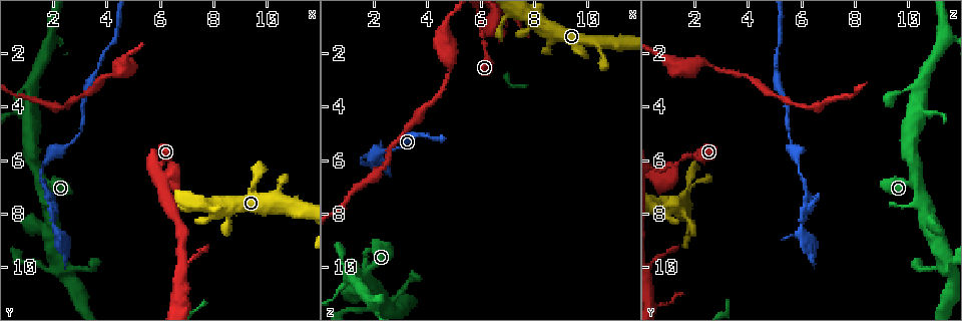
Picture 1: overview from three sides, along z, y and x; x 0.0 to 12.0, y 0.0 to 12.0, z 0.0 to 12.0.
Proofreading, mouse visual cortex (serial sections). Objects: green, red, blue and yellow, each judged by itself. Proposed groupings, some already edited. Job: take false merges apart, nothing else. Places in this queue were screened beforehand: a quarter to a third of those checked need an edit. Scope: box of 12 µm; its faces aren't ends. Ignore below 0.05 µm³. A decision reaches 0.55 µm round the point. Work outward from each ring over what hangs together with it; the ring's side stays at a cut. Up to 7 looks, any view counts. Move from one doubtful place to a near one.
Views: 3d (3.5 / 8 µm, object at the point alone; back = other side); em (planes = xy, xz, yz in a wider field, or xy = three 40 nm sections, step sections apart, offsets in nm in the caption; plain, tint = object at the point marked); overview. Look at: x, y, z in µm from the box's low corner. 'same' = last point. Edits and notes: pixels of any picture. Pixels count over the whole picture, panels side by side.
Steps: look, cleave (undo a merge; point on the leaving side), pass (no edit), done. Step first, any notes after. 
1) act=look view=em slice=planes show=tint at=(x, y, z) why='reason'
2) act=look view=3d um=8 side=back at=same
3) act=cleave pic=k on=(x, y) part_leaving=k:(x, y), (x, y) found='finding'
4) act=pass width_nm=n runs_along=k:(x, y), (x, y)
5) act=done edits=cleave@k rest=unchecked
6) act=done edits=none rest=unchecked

act=look view=3d um=3.5 at=(2.1, 8.4, 6.0) why='a narrow waist'

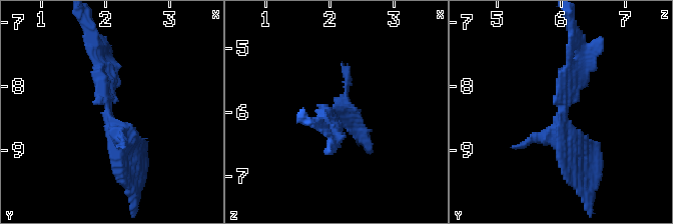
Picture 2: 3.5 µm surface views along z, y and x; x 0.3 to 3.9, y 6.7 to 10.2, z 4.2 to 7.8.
act=look view=em slice=planes show=tint at=(2.05, 8.45, 6.00) why='need the tissue'

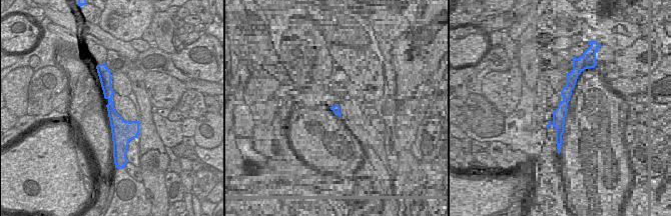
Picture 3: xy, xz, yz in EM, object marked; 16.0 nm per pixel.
act=cleave pic=2 on=(364, 134) part_leaving=2:(342, 110), (370, 149) found='a second cell is stuck on'

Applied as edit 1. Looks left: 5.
act=look view=3d um=3.5 at=(0.9, 4.2, 10.6) why='three arms meet'

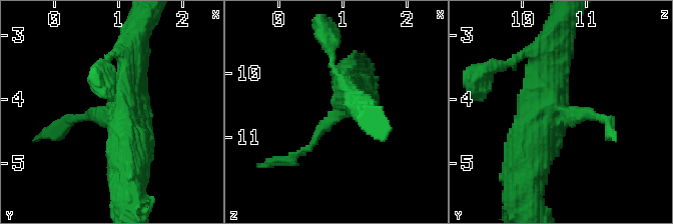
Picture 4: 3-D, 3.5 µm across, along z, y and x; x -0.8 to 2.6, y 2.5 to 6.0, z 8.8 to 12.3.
act=look view=em slice=xy step=5 show=tint at=(0.85, 4.20, 10.70) arms=3 arm_widths_nm=100,400,600 why='shape alone is not enough'

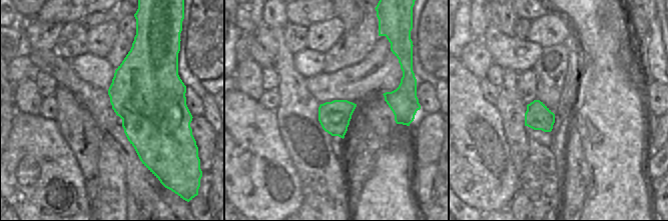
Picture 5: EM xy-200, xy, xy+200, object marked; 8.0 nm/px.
act=pass runs_along=4:(351, 80), (345, 108), (289, 159) found='one cell here'

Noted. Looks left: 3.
act=look view=3d um=3.5 at=(2.4, 10.1, 11.3) why='small branch off a trunk'

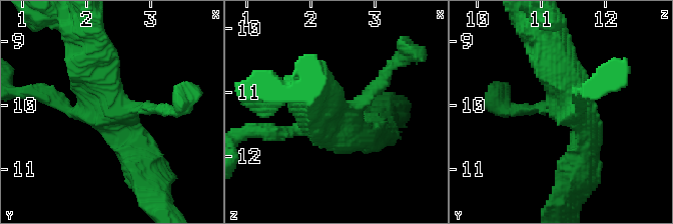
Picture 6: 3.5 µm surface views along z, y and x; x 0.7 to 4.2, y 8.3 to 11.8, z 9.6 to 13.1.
act=look view=em slice=xy step=2 show=tint at=(2.40, 10.10, 11.35) arms=4 arm_widths_nm=200,200,450,500

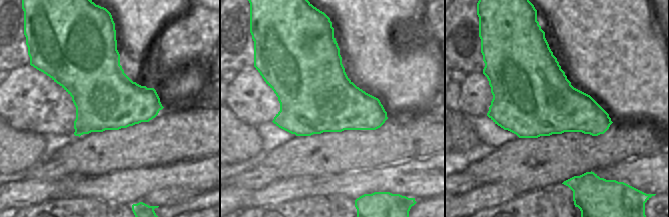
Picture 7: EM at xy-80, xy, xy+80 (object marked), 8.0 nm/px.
act=pass runs_along=6:(85, 69), (101, 112), (162, 109) found='continuous, no second cell'

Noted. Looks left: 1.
act=done edits=cleave@2 rest=unchecked

